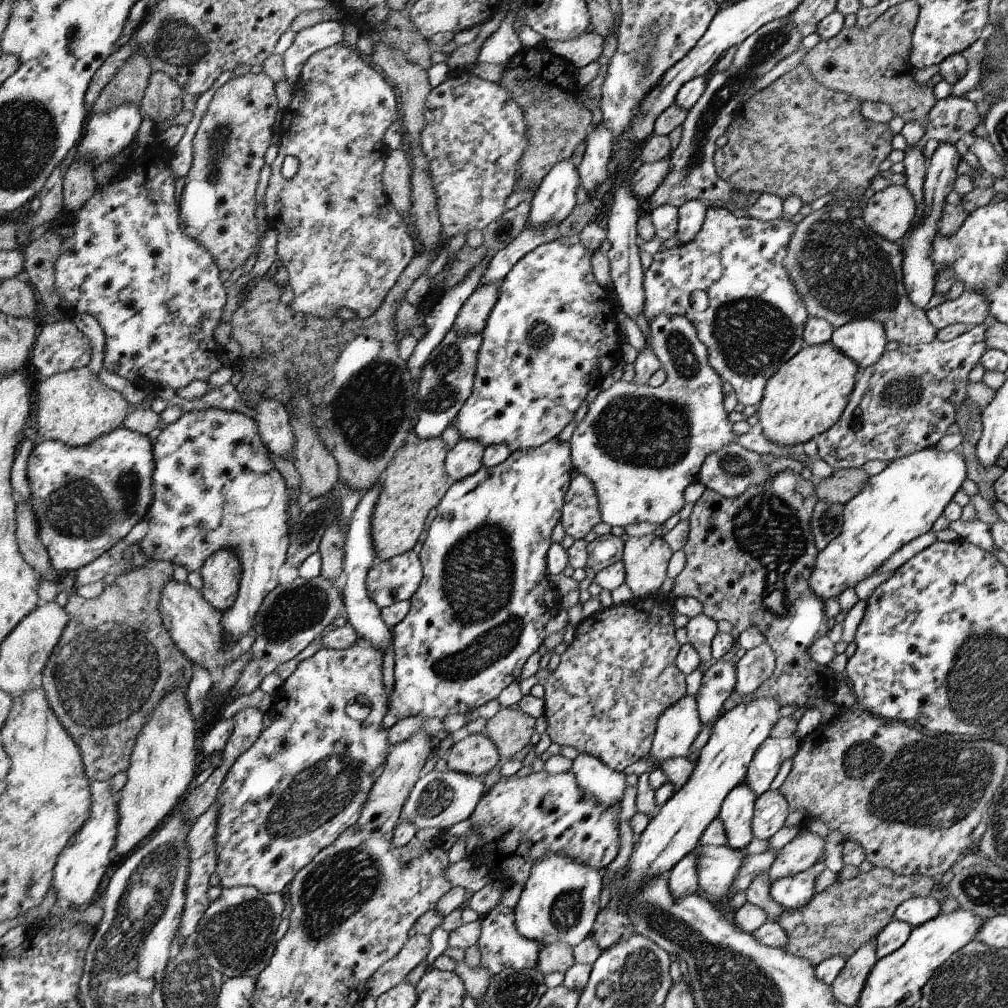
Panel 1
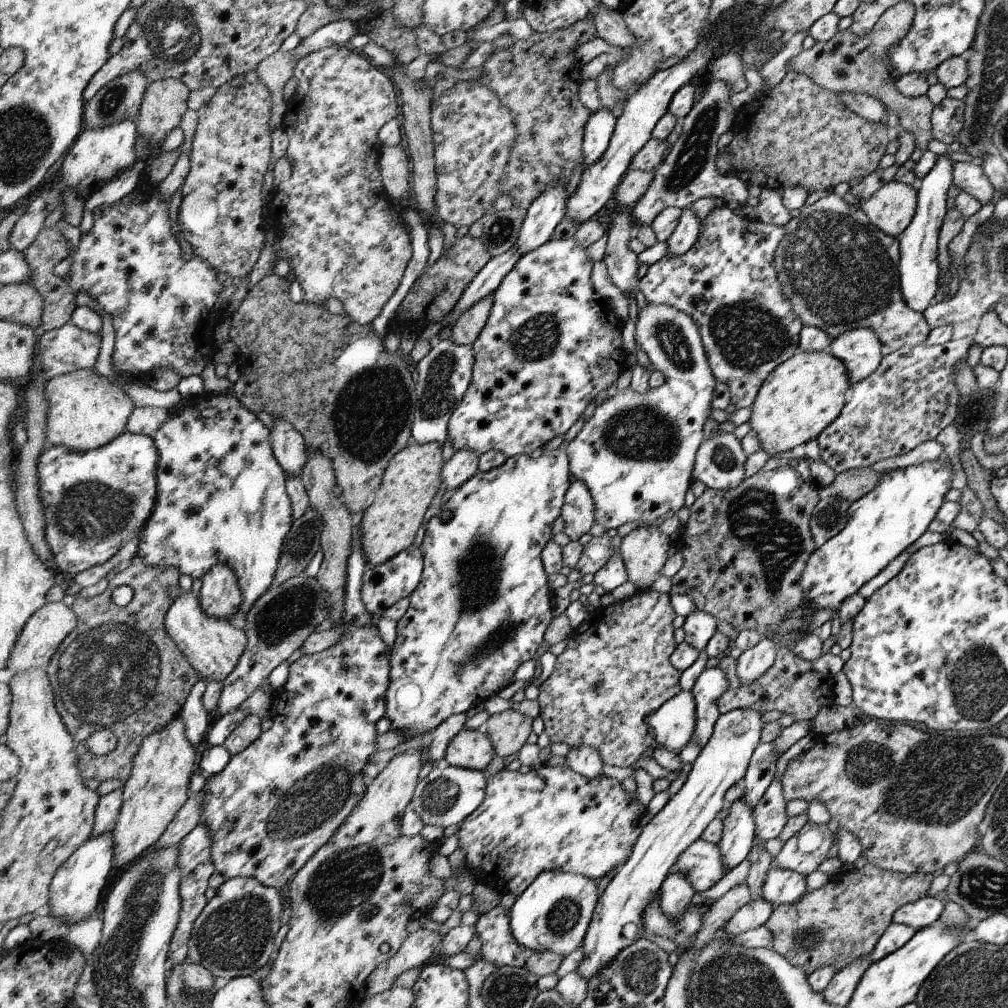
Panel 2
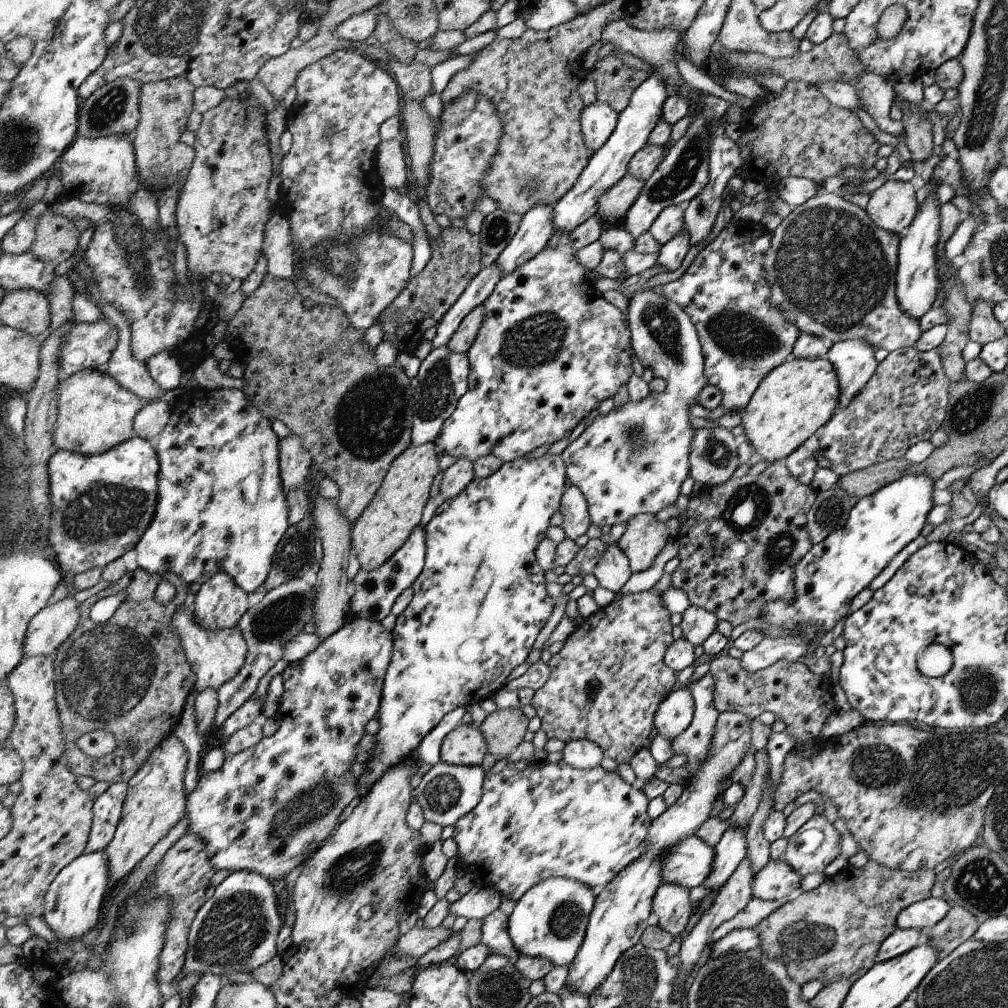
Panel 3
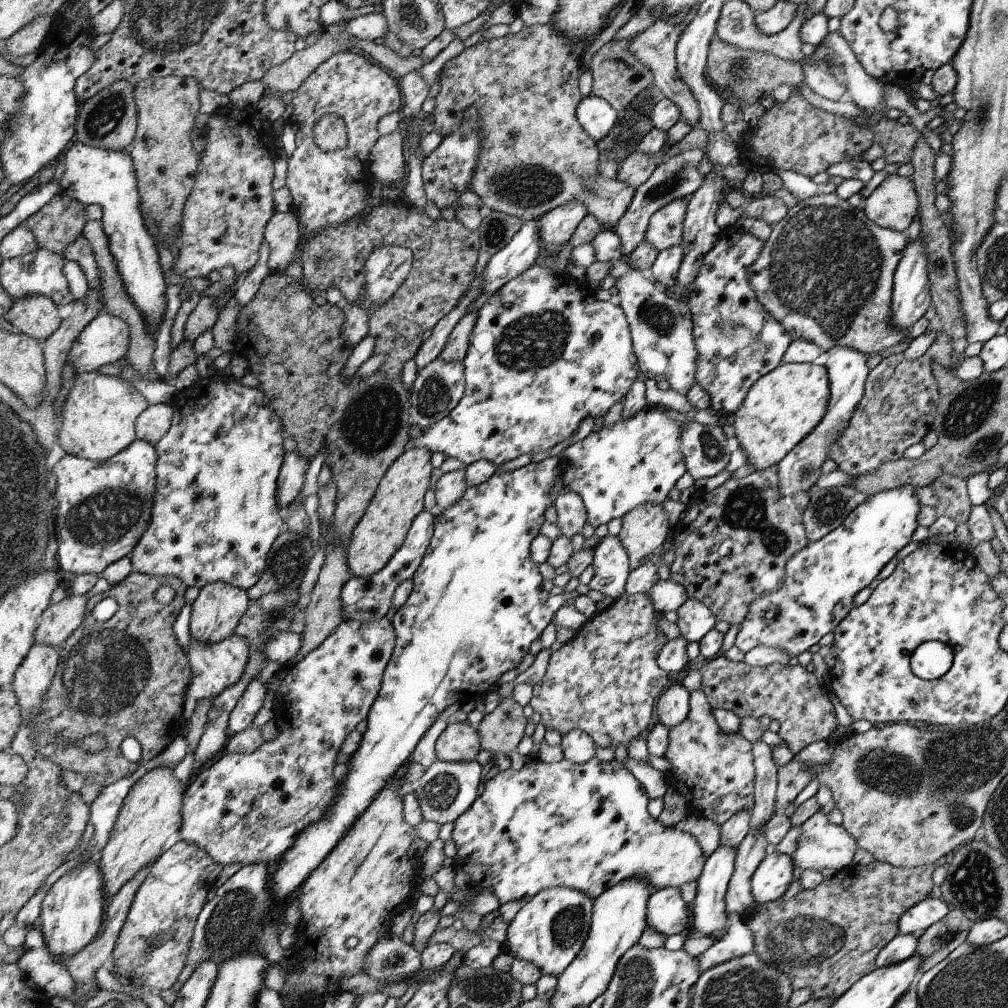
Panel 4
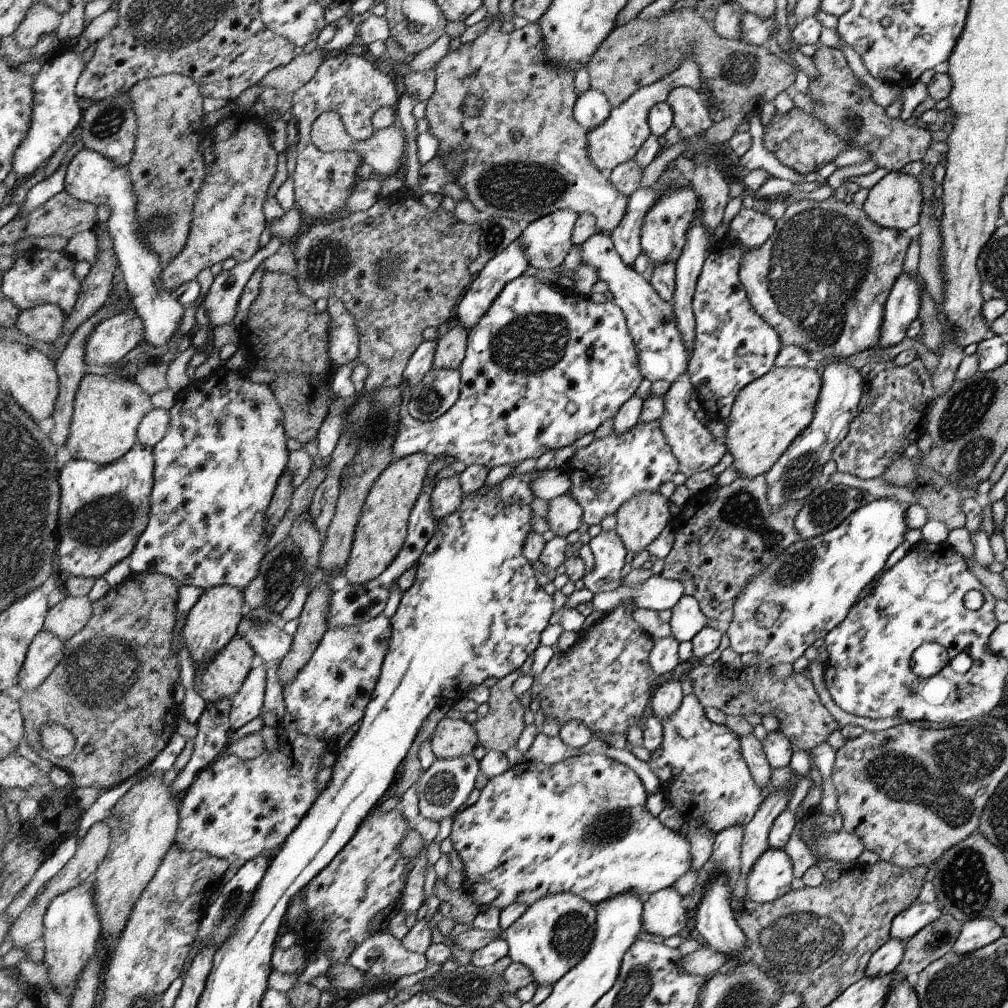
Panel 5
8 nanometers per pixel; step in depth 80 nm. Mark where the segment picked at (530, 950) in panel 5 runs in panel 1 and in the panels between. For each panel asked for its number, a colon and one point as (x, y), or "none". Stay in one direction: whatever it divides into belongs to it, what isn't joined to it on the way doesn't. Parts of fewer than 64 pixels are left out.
1: (559, 904)
2: (553, 914)
3: (550, 922)
4: (549, 931)

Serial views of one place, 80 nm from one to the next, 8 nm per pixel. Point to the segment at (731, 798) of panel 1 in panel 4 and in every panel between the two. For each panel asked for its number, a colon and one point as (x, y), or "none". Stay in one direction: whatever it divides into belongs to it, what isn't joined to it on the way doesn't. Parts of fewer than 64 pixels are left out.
2: (738, 827)
3: (732, 848)
4: (711, 919)

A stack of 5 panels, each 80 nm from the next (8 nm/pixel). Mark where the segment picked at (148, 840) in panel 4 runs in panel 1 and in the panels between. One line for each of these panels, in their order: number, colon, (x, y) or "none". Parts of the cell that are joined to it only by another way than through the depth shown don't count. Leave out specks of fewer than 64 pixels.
1: (162, 767)
2: (156, 790)
3: (155, 800)

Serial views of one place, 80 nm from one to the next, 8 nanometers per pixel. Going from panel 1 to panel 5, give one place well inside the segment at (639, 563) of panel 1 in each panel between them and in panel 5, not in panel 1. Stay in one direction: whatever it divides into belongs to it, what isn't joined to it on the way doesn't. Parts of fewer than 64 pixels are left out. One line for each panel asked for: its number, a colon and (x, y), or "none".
2: (644, 549)
3: (645, 536)
4: (644, 529)
5: (640, 519)

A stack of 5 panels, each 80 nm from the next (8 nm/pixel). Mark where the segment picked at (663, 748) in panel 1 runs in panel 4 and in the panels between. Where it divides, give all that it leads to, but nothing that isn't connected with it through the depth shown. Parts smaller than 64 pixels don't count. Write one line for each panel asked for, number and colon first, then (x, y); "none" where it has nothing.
2: (673, 723)
3: (676, 712)
4: (673, 705)

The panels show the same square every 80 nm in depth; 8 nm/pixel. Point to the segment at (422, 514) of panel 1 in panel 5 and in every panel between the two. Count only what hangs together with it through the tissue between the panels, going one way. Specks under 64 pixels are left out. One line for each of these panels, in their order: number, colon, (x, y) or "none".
2: (388, 526)
3: (382, 529)
4: (381, 532)
5: (380, 534)

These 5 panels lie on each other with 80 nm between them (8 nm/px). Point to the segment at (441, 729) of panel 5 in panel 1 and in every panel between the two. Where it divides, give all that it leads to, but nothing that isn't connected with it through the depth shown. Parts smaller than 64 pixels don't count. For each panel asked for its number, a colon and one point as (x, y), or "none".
1: (476, 754)
2: (472, 749)
3: (464, 745)
4: (459, 741)

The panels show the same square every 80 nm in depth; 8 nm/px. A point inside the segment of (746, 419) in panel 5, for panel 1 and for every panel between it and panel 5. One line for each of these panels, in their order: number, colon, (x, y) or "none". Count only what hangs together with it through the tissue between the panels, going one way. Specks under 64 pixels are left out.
1: (807, 396)
2: (806, 393)
3: (795, 400)
4: (782, 407)

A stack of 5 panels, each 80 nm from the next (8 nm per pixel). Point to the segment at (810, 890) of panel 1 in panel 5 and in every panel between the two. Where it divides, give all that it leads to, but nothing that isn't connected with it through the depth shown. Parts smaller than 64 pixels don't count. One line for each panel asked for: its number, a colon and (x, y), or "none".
2: (781, 886)
3: (776, 879)
4: (769, 882)
5: (771, 877)

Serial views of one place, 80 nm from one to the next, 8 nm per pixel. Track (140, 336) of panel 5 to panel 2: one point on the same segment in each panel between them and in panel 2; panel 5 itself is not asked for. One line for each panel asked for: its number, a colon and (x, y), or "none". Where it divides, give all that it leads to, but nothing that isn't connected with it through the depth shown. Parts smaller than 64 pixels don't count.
2: (68, 349)
3: (90, 346)
4: (106, 340)

